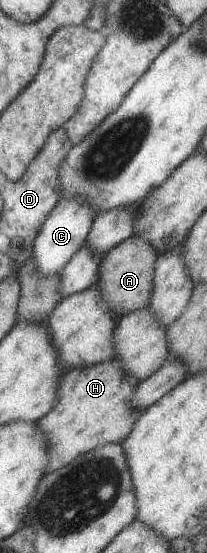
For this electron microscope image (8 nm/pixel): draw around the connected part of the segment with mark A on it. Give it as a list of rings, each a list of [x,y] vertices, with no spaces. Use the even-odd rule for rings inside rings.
[[[134,235],[128,240],[120,242],[118,246],[114,246],[104,256],[102,264],[100,264],[100,272],[98,272],[98,284],[95,287],[102,294],[106,308],[110,308],[110,312],[117,319],[149,306],[154,266],[156,266],[158,256],[158,252],[154,252],[154,246],[148,240]]]

